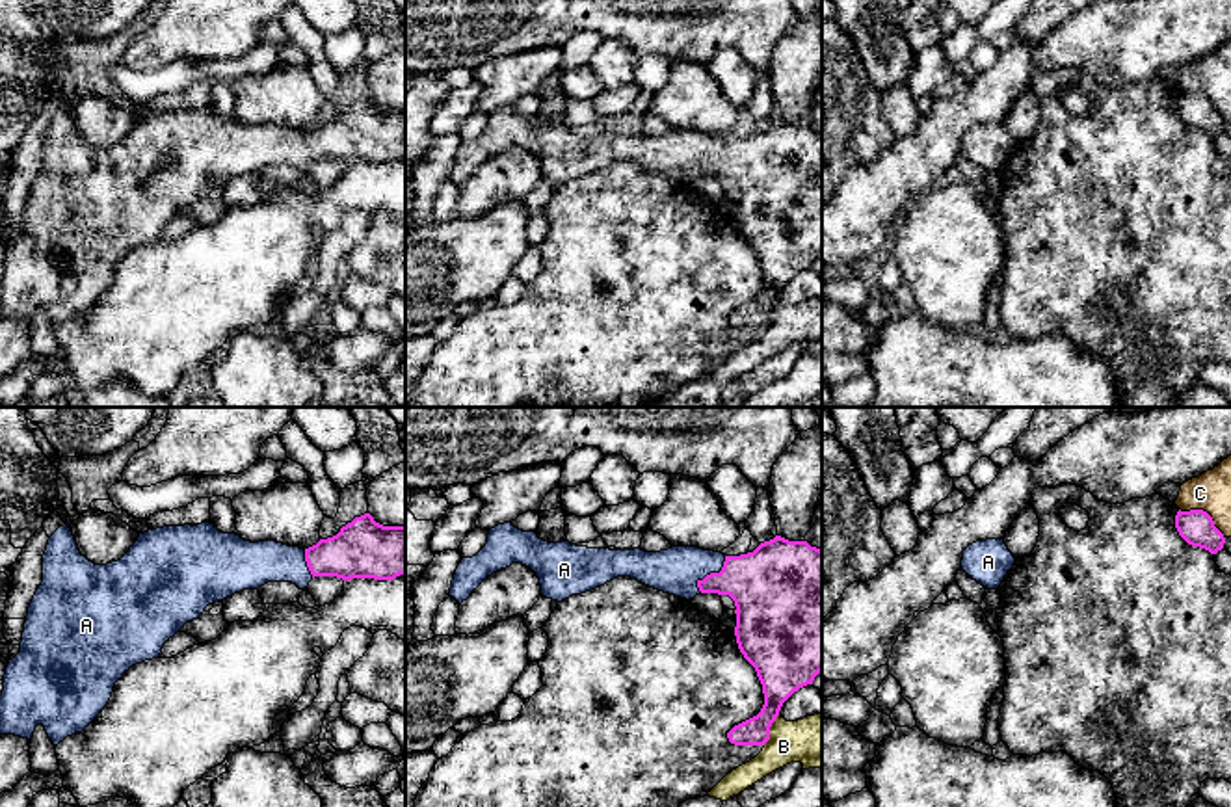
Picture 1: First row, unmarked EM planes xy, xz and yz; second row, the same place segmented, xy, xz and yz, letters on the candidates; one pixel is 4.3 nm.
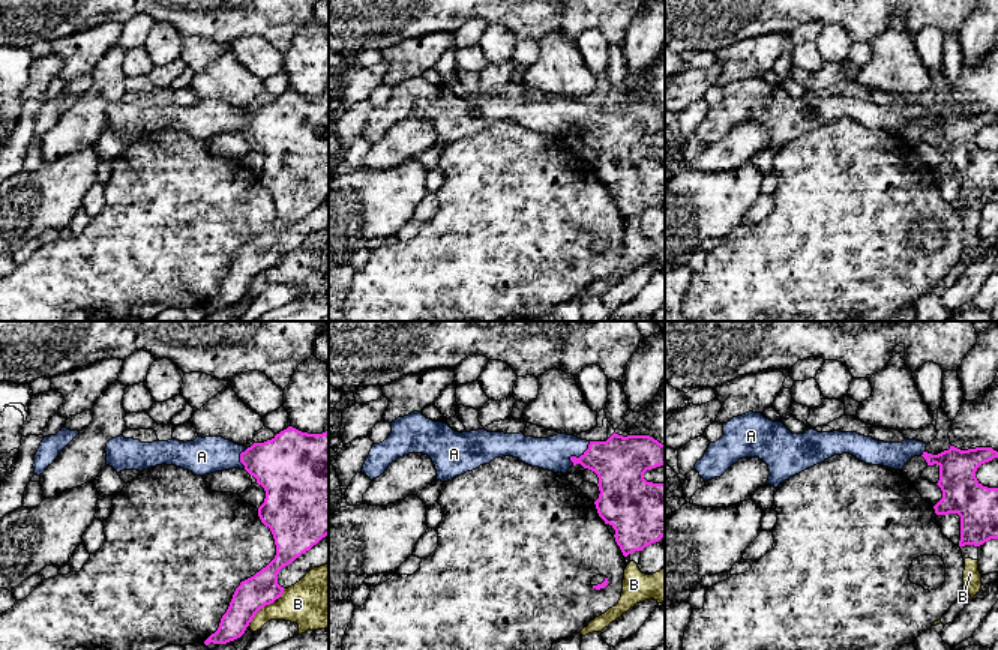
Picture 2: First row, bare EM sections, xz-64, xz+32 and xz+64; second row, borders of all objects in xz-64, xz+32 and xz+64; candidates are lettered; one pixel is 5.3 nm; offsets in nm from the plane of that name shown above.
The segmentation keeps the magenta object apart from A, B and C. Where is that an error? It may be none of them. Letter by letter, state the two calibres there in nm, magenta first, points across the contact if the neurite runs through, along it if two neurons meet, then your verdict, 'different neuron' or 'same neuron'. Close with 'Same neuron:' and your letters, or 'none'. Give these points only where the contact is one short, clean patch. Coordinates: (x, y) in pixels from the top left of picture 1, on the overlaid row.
A: 320/200 nm | across xz (767, 584), (735, 575), (711, 573), (675, 571) | same neuron
B: 200/220 nm | different neuron
C: 160/170 nm | along yz (1179, 508), (1204, 510), (1224, 538) | different neuron
Same neuron: A

